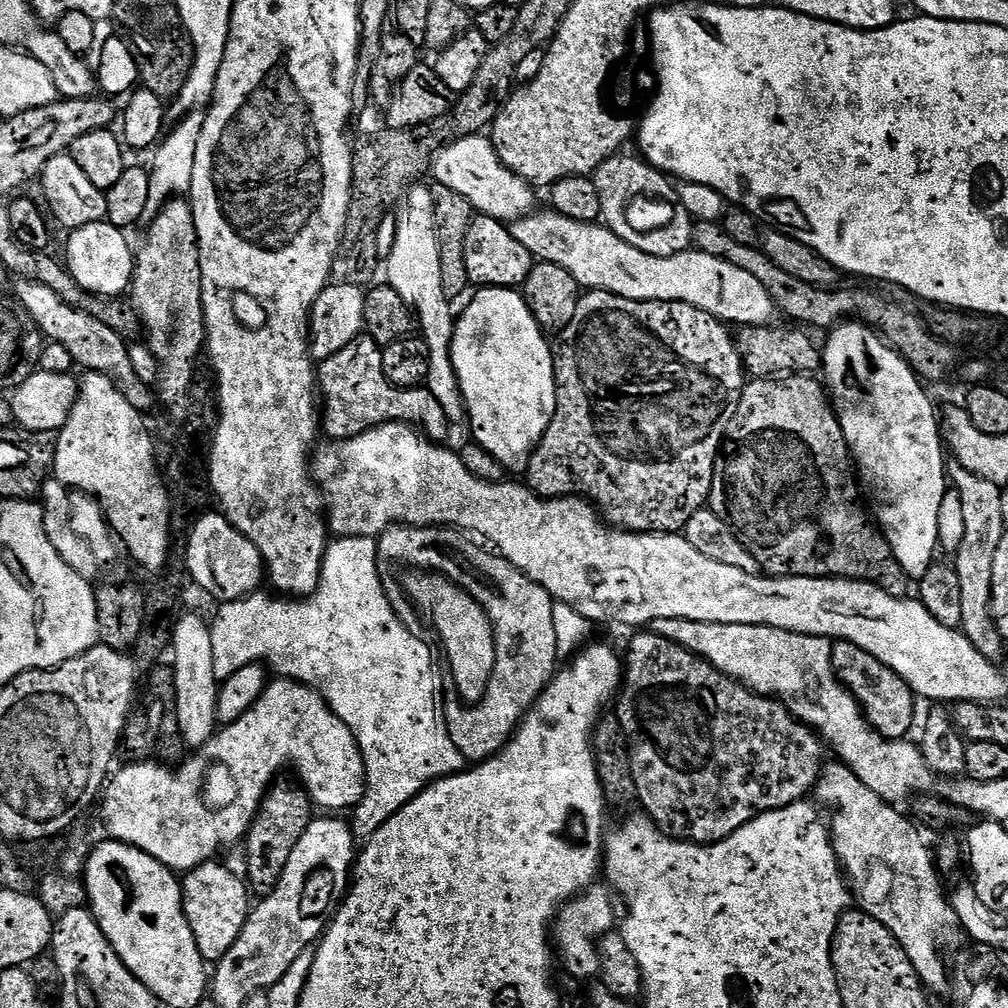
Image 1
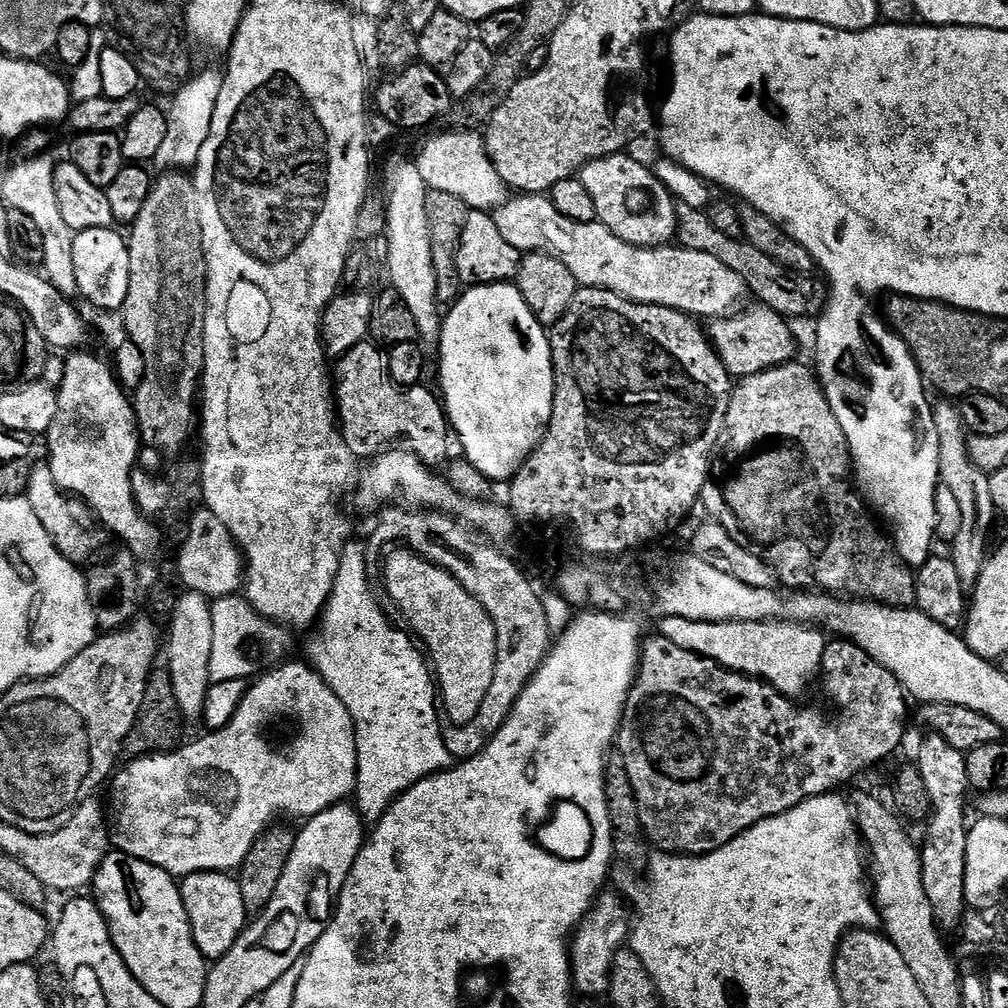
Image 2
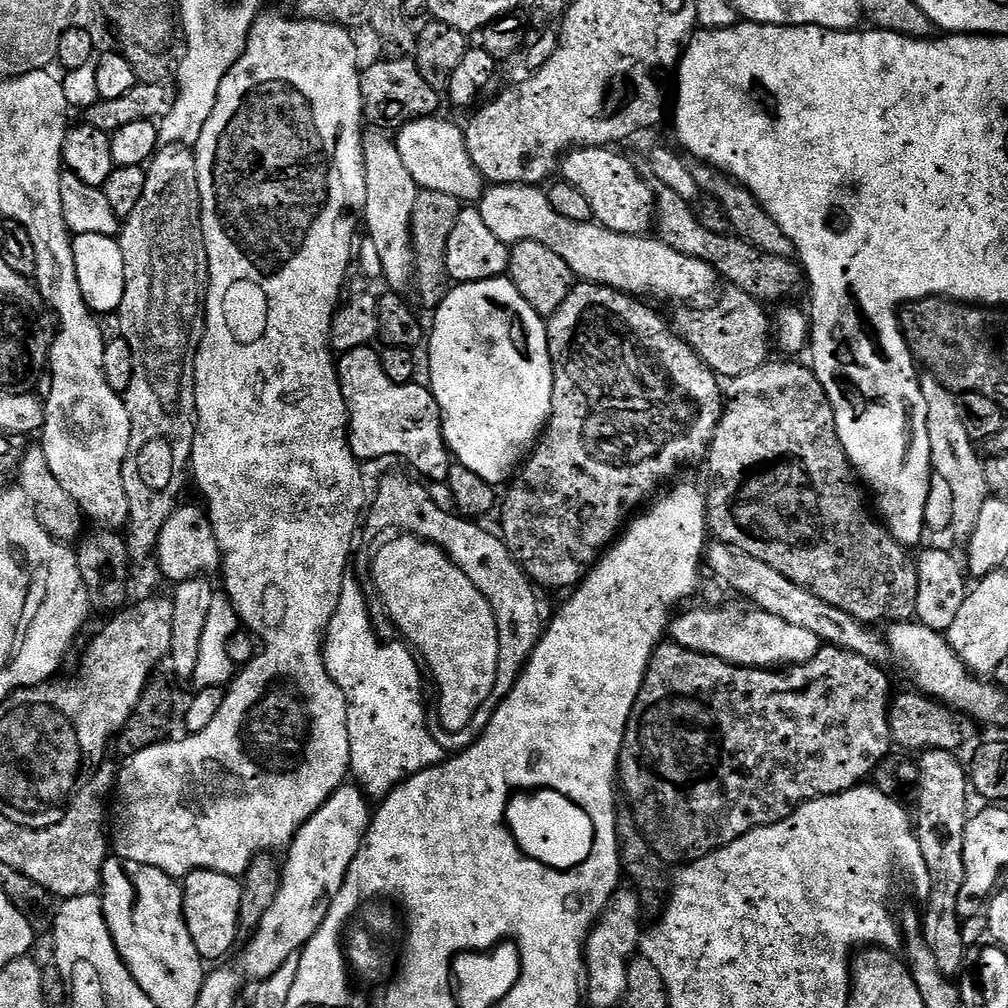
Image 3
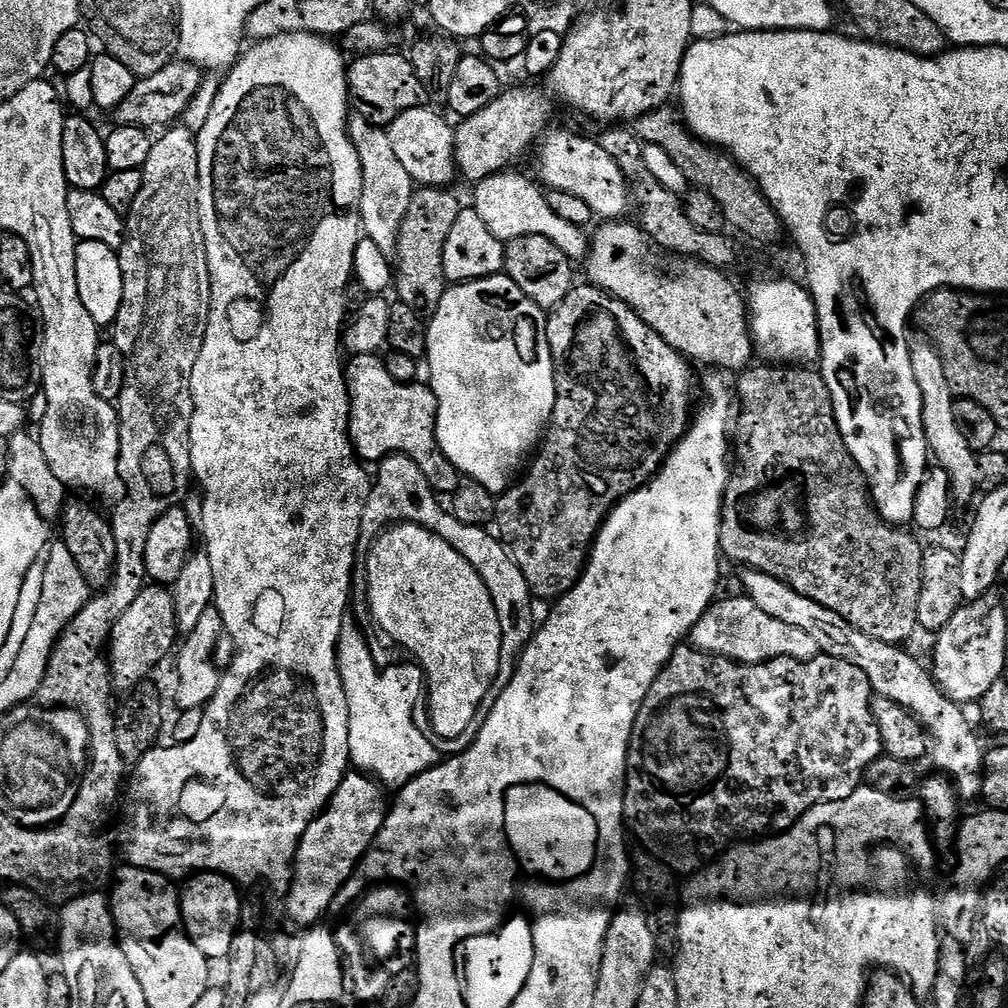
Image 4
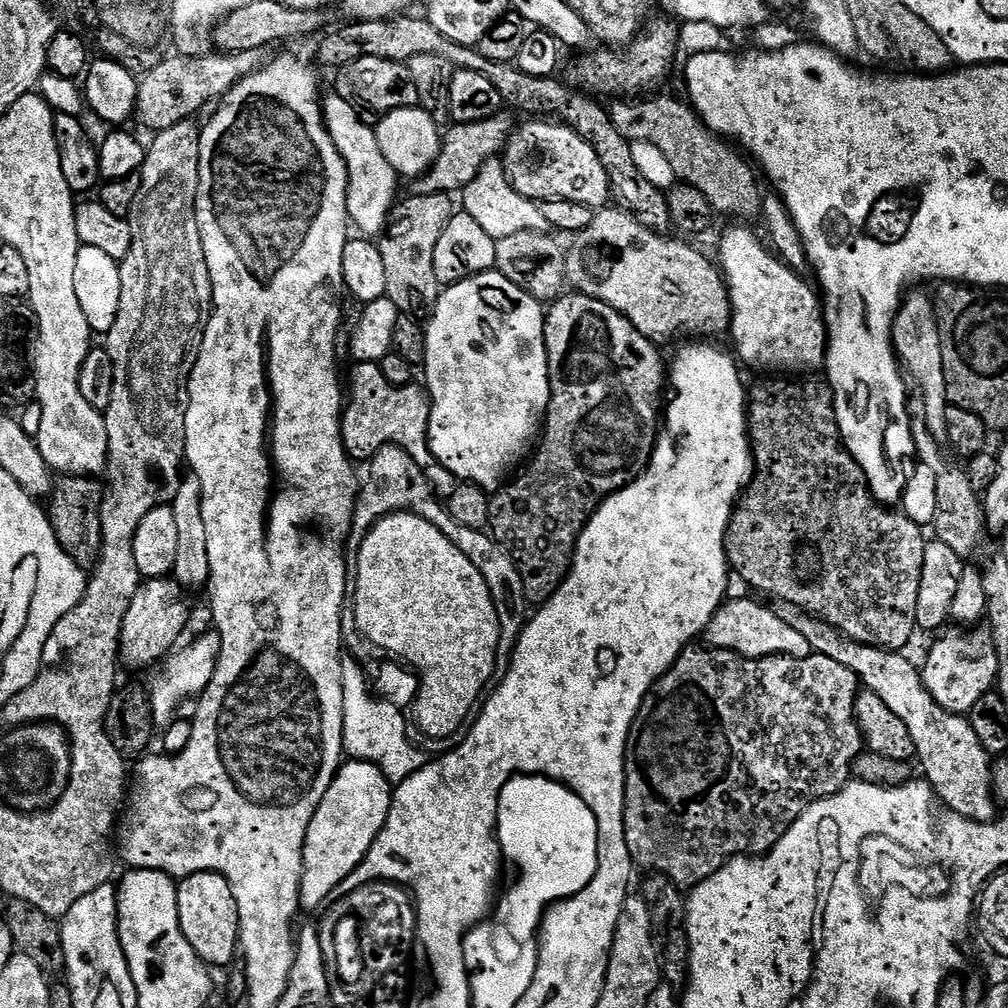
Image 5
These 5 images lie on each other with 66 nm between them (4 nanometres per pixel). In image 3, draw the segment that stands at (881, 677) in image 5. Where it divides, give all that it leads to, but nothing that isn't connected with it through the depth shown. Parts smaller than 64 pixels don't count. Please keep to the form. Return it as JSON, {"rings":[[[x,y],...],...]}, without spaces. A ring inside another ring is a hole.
{"rings":[[[713,539],[706,548],[706,568],[726,587],[745,596],[749,605],[755,606],[759,611],[774,614],[774,618],[782,618],[782,622],[790,622],[790,626],[802,626],[802,630],[810,630],[810,634],[817,636],[825,645],[857,652],[871,664],[884,666],[890,660],[887,643],[881,637],[879,640],[869,625],[862,624],[850,614],[822,602],[822,598],[810,594],[810,590],[802,590],[794,582],[790,582],[786,574],[778,574],[774,566],[766,566],[766,562],[758,562],[758,558],[750,558],[750,554],[739,552],[734,546]]]}

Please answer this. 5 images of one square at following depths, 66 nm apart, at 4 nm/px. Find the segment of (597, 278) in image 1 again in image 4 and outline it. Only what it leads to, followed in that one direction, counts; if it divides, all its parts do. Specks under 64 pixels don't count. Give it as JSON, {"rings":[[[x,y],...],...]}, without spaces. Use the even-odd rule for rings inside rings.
{"rings":[[[516,170],[497,172],[496,175],[486,177],[473,187],[475,190],[472,207],[478,218],[482,218],[486,226],[490,226],[490,234],[494,234],[494,238],[505,242],[523,236],[550,238],[550,242],[554,242],[554,246],[558,246],[558,250],[562,250],[562,254],[566,254],[569,260],[583,261],[588,255],[590,243],[585,229],[558,218],[558,214],[550,210],[547,195],[535,183],[533,184],[526,177],[519,176]]]}

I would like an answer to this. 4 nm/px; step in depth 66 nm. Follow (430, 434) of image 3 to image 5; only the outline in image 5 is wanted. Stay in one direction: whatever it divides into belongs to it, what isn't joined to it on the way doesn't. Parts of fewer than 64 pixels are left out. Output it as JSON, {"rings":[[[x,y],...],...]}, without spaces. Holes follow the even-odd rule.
{"rings":[[[353,363],[351,367],[352,381],[349,384],[347,381],[346,384],[346,407],[342,412],[340,426],[340,433],[344,435],[344,449],[348,451],[349,457],[356,462],[359,460],[367,462],[378,450],[382,450],[388,444],[396,444],[402,450],[406,450],[406,454],[410,454],[410,458],[414,458],[414,462],[418,462],[418,466],[424,472],[429,489],[435,495],[446,498],[450,494],[454,494],[458,483],[455,474],[437,462],[428,445],[428,419],[432,413],[432,401],[427,391],[423,387],[416,388],[415,383],[405,384],[403,388],[399,388],[386,382],[379,364]]]}

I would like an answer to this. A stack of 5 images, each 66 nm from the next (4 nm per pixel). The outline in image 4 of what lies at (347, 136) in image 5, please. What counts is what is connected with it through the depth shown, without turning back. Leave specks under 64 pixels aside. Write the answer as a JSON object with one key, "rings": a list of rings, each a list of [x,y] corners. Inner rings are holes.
{"rings":[[[356,114],[348,121],[348,136],[352,139],[353,150],[360,160],[361,190],[358,215],[363,235],[372,240],[380,252],[395,253],[400,223],[406,214],[406,206],[410,206],[414,181],[410,174],[406,174],[406,166],[398,162],[398,156],[390,146],[388,133],[381,125],[373,124],[365,116]]]}

